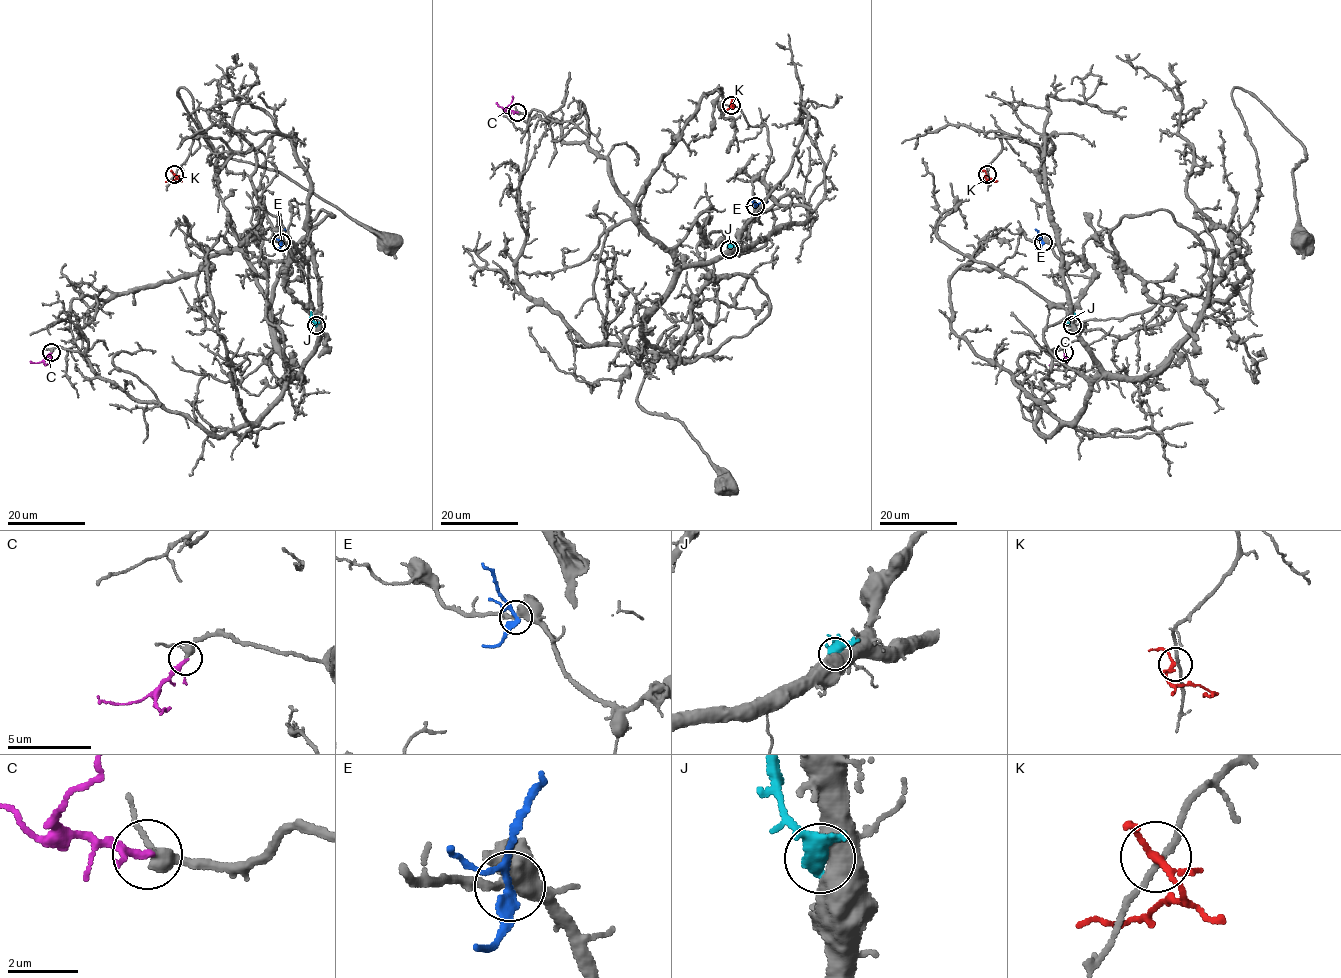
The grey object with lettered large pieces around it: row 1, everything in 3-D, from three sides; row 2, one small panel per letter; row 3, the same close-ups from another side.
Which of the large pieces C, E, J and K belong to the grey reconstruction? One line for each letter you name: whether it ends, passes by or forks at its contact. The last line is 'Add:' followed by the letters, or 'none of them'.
C: it passes by
Add: C

